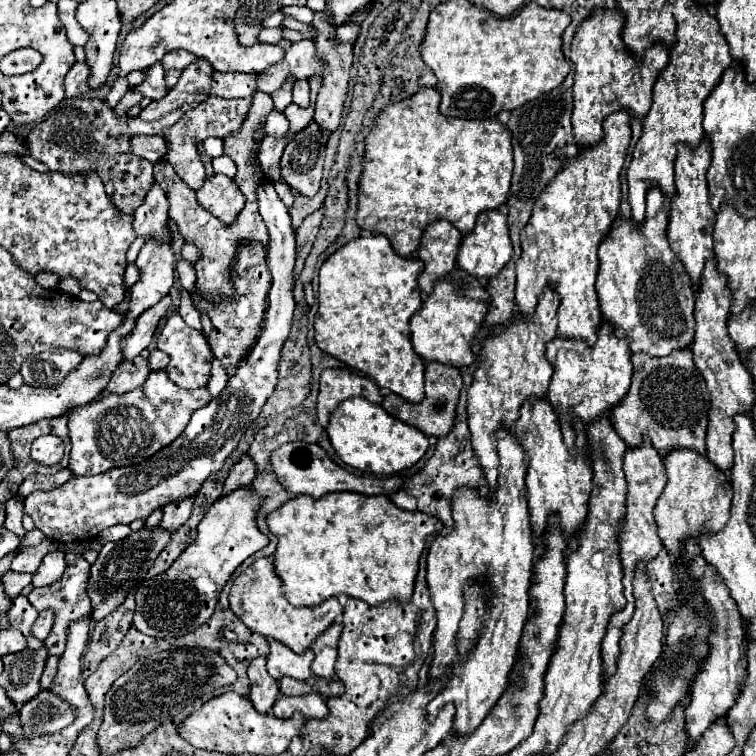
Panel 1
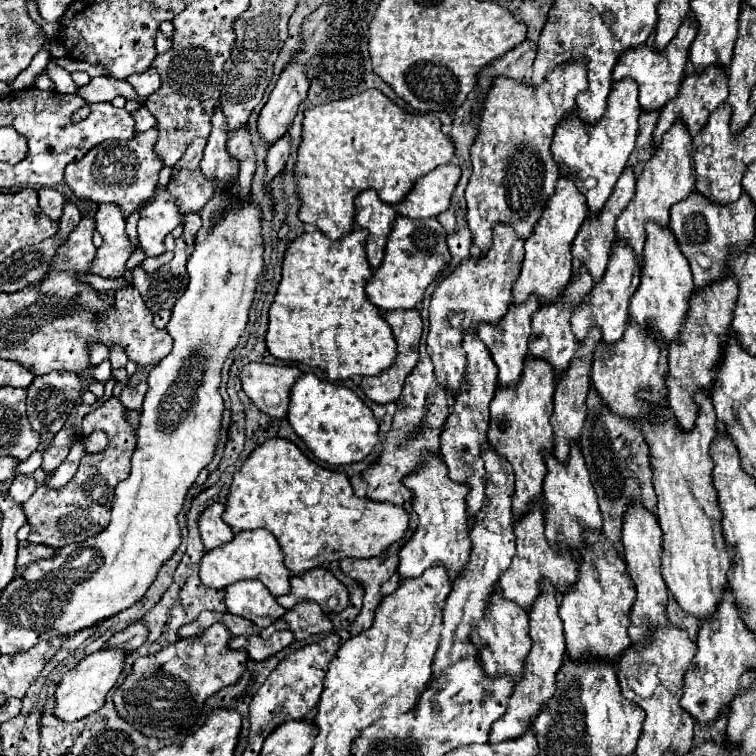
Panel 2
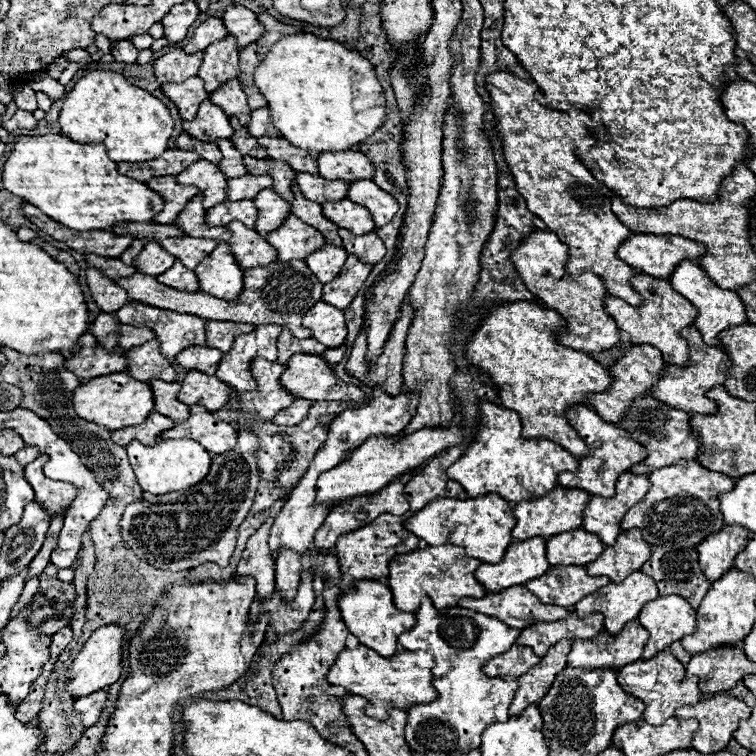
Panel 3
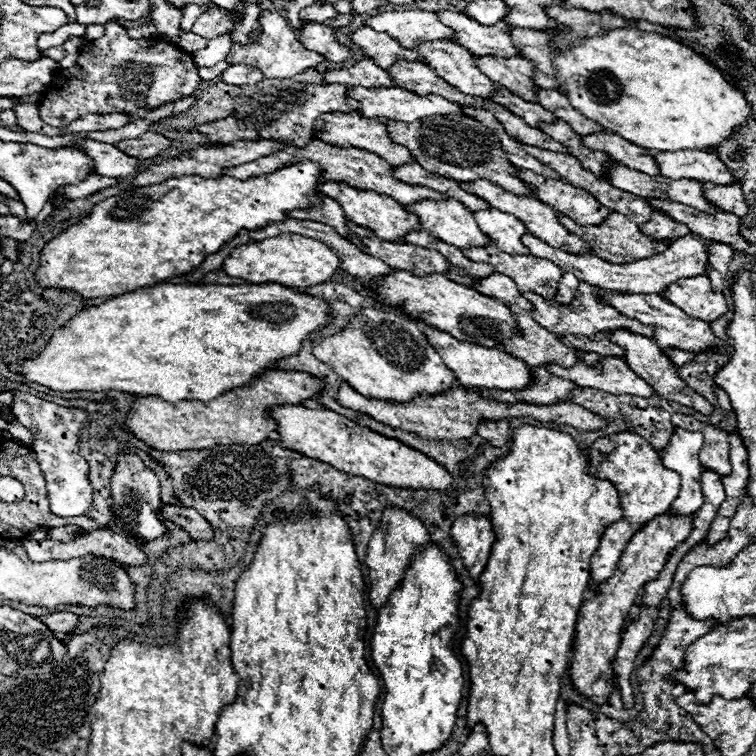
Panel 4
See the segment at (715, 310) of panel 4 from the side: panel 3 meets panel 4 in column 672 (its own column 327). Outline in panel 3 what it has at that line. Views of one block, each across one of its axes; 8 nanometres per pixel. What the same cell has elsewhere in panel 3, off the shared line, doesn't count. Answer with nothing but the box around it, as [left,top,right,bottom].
[322,256,372,310]

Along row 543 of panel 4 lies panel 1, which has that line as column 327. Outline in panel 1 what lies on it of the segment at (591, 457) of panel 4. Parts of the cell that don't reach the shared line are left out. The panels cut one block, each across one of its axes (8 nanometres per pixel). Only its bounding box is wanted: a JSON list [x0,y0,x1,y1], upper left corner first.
[230,558,342,654]

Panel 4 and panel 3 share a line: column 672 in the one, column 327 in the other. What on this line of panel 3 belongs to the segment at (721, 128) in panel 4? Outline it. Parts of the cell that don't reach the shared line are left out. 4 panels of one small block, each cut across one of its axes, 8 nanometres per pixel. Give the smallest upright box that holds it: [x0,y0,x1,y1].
[254,34,386,152]

